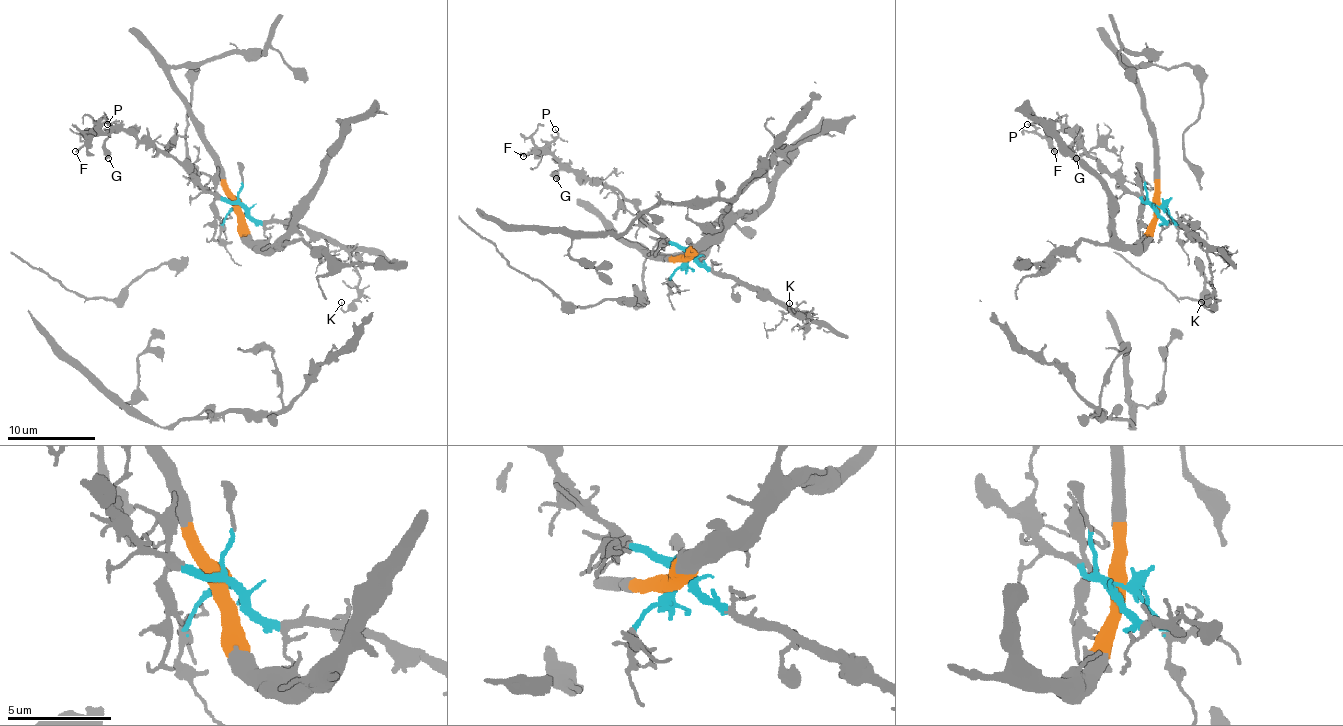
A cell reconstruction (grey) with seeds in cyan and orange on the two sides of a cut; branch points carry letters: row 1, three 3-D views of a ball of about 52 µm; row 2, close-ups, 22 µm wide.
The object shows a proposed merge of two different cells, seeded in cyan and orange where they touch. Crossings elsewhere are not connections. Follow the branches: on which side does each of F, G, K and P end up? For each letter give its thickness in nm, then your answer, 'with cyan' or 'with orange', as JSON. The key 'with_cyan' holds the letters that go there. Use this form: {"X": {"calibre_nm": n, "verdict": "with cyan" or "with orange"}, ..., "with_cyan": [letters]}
{"F": {"calibre_nm": 170, "verdict": "with cyan"}, "G": {"calibre_nm": 400, "verdict": "with cyan"}, "K": {"calibre_nm": 120, "verdict": "with cyan"}, "P": {"calibre_nm": 100, "verdict": "with cyan"}, "with_cyan": ["F", "G", "K", "P"]}

